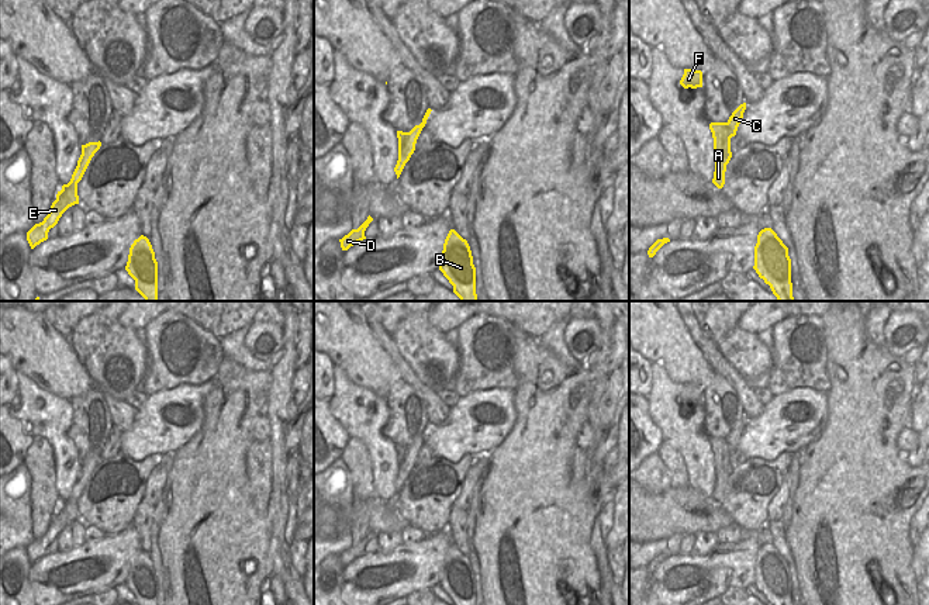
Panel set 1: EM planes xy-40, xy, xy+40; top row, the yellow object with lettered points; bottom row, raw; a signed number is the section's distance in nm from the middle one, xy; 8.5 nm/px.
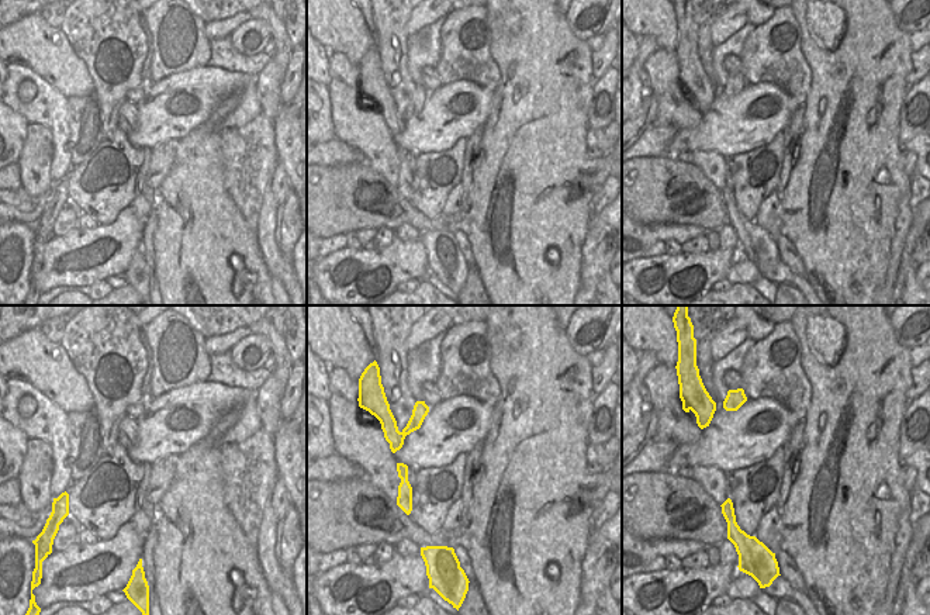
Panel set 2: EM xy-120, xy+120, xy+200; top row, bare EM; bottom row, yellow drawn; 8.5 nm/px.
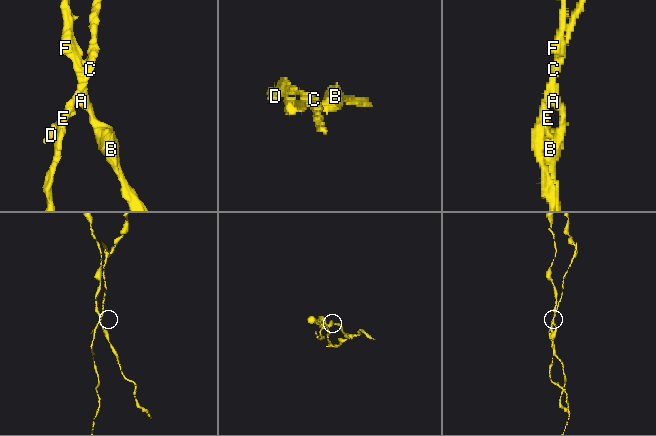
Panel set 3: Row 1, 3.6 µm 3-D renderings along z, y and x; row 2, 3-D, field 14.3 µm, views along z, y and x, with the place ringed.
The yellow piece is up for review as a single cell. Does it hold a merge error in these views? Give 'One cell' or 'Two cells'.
Two cells.

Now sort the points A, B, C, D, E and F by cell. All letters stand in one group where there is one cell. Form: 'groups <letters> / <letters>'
groups A C D E / B F

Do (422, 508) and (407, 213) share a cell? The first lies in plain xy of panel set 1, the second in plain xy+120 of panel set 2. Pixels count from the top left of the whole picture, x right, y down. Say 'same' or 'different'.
different

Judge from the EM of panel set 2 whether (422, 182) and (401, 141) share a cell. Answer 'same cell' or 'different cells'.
different cells

